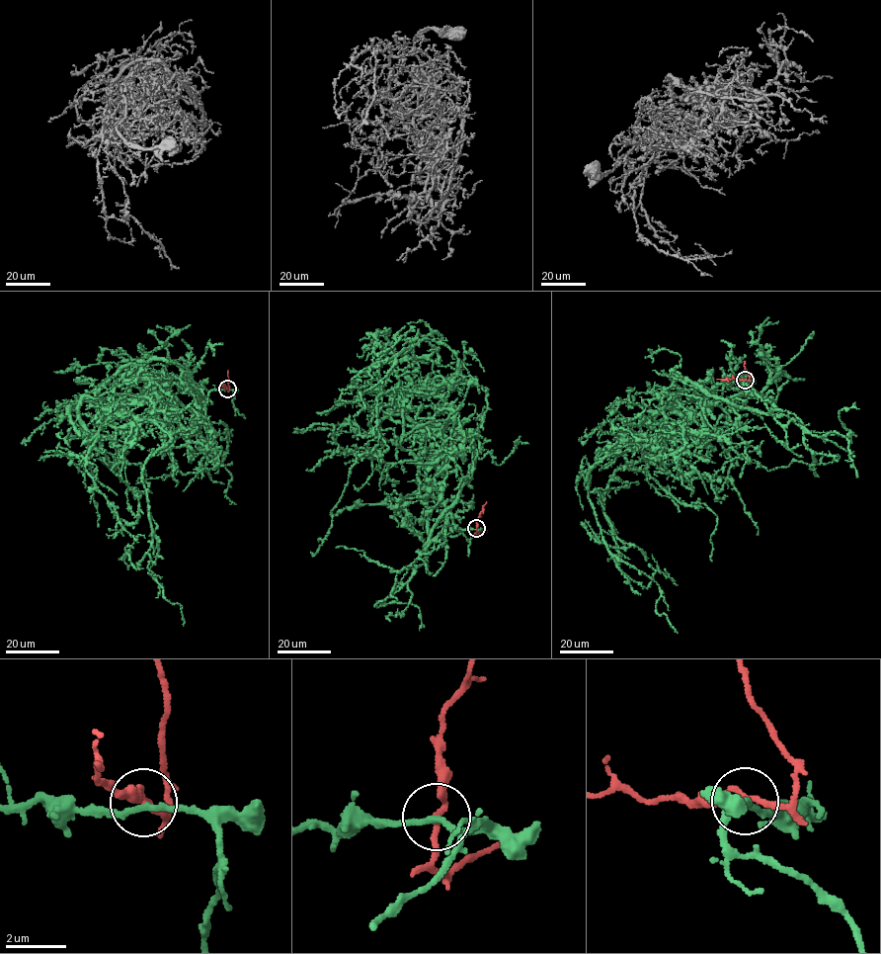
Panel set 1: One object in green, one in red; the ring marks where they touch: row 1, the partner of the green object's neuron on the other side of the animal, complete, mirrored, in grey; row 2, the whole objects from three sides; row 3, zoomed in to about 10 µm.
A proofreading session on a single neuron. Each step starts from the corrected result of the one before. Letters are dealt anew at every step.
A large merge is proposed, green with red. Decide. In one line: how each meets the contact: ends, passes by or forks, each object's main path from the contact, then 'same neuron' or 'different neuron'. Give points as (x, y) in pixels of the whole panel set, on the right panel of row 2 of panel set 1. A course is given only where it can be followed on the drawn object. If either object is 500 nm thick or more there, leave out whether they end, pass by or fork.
green passes by | red passes by | green via (745, 380), (716, 385), (701, 431), (634, 434), (588, 476), (602, 543), (659, 585), (678, 633) | red via (745, 380), (717, 380) | different neuron

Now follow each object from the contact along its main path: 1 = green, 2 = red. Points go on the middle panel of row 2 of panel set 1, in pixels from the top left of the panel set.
1: (477, 528), (452, 523), (400, 448), (403, 400), (456, 374), (455, 353), (403, 348), (353, 416)
2: (477, 528), (477, 518), (487, 502)

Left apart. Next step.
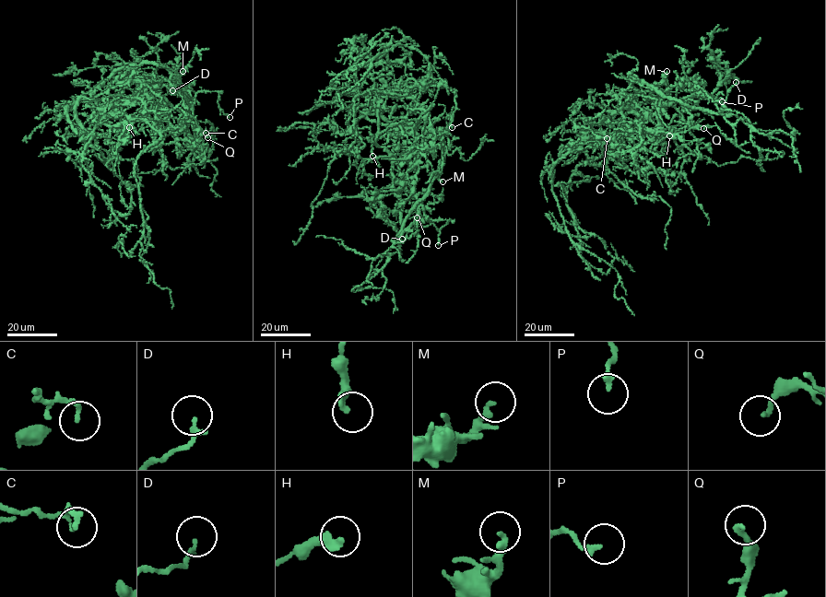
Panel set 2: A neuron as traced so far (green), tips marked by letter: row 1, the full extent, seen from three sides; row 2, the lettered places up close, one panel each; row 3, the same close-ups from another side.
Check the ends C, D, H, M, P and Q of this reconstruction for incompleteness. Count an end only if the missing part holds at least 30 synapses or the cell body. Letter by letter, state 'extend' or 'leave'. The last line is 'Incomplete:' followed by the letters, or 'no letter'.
C: leave
D: leave
H: leave
M: leave
P: leave
Q: leave
Incomplete: no letter

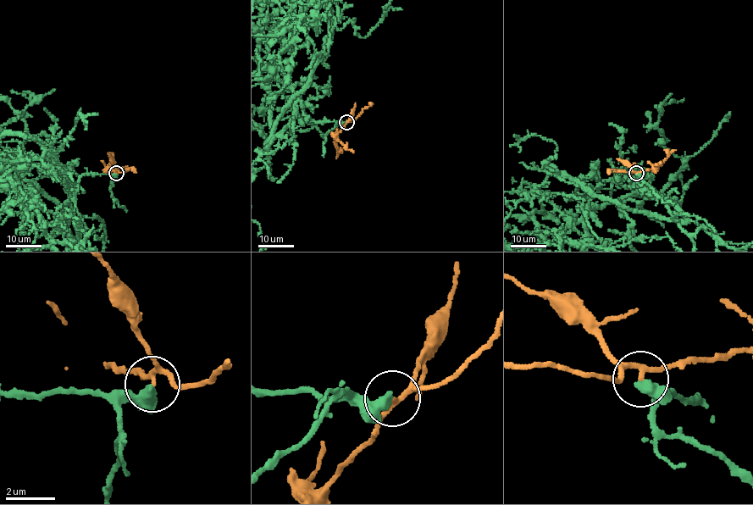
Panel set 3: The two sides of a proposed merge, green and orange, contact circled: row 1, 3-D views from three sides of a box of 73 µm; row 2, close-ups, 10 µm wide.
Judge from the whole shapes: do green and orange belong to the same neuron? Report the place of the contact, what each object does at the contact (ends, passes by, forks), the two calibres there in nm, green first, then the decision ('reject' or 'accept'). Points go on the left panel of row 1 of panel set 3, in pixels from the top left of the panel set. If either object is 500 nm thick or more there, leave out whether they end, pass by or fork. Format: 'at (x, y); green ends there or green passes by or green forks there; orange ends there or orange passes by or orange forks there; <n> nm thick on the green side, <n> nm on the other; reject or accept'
at (116, 173); green ends there; orange forks there; 480 nm thick on the green side, 150 nm on the other; reject

